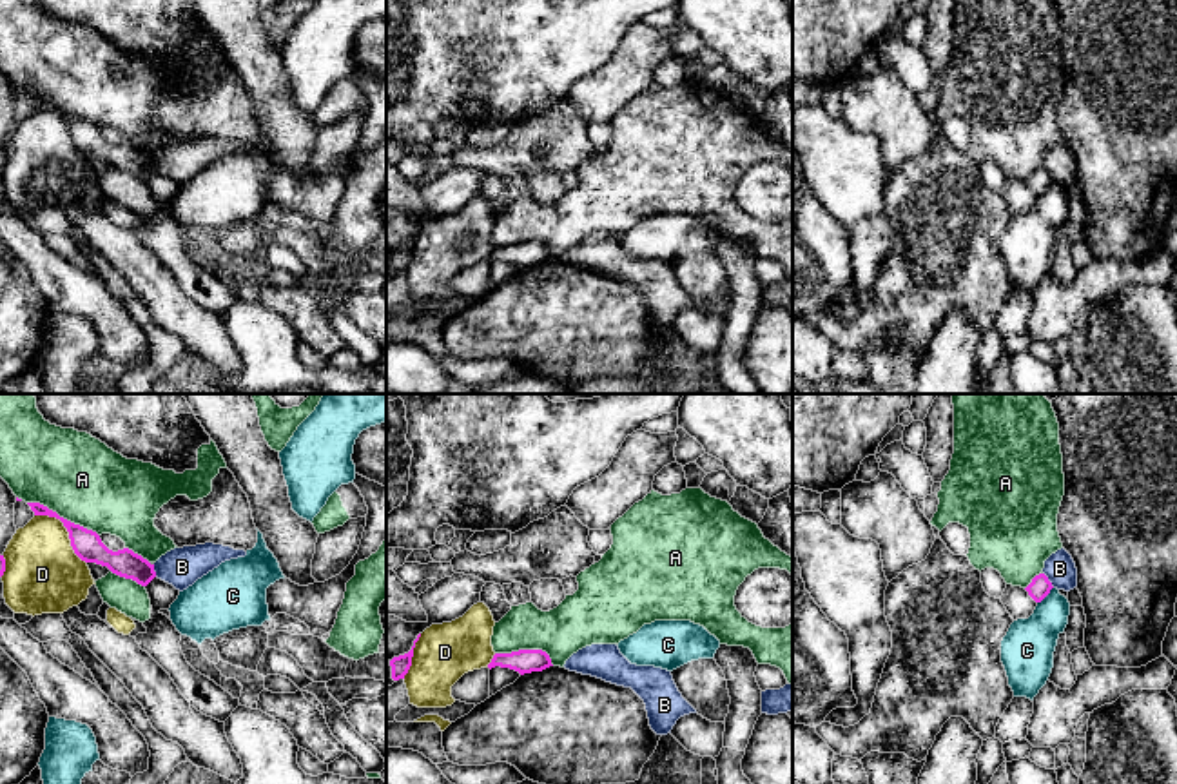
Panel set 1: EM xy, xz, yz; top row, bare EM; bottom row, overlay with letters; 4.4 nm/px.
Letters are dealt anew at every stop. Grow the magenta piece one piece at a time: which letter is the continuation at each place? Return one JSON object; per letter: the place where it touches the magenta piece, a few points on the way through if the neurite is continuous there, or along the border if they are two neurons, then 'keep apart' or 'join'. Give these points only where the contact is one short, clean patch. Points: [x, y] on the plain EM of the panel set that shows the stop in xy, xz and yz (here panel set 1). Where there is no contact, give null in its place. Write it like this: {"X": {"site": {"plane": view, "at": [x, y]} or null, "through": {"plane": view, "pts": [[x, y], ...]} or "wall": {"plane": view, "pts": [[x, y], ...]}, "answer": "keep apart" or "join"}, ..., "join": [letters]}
{"A": {"site": {"plane": "xy", "at": [62, 111]}, "answer": "keep apart"}, "B": {"site": {"plane": "yz", "at": [1047, 173]}, "wall": {"plane": "yz", "pts": [[1043, 166], [1054, 180]]}, "answer": "keep apart"}, "C": {"site": {"plane": "yz", "at": [1045, 189]}, "wall": {"plane": "yz", "pts": [[1052, 180], [1038, 196]]}, "answer": "keep apart"}, "D": {"site": {"plane": "xy", "at": [68, 124]}, "answer": "keep apart"}, "join": []}

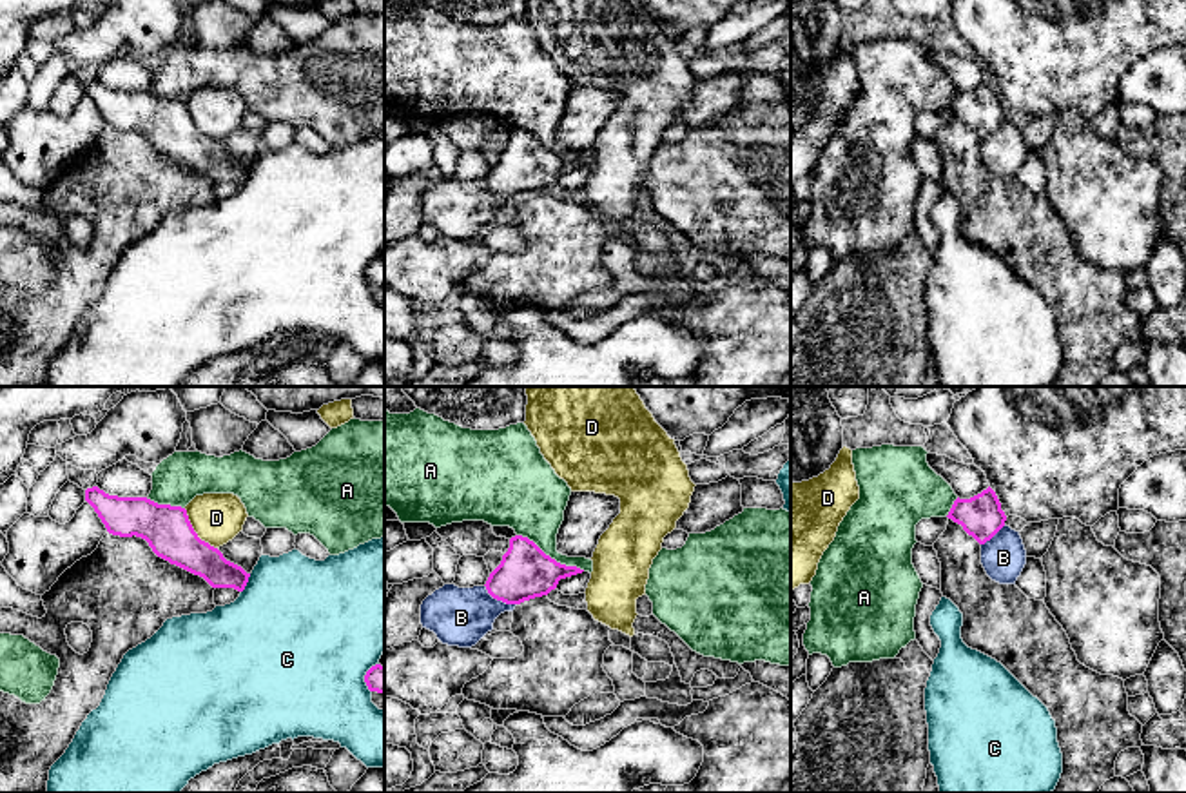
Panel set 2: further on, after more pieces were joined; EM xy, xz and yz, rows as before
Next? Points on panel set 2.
{"A": {"site": {"plane": "xz", "at": [550, 151]}, "wall": {"plane": "xz", "pts": [[517, 127], [532, 133], [557, 155], [584, 164]]}, "answer": "keep apart"}, "B": {"site": {"plane": "xz", "at": [499, 193]}, "answer": "keep apart"}, "C": {"site": {"plane": "xy", "at": [247, 175]}, "answer": "keep apart"}, "D": {"site": {"plane": "xy", "at": [194, 126]}, "wall": {"plane": "xy", "pts": [[184, 102], [193, 124], [216, 142]]}, "answer": "keep apart"}, "join": []}

